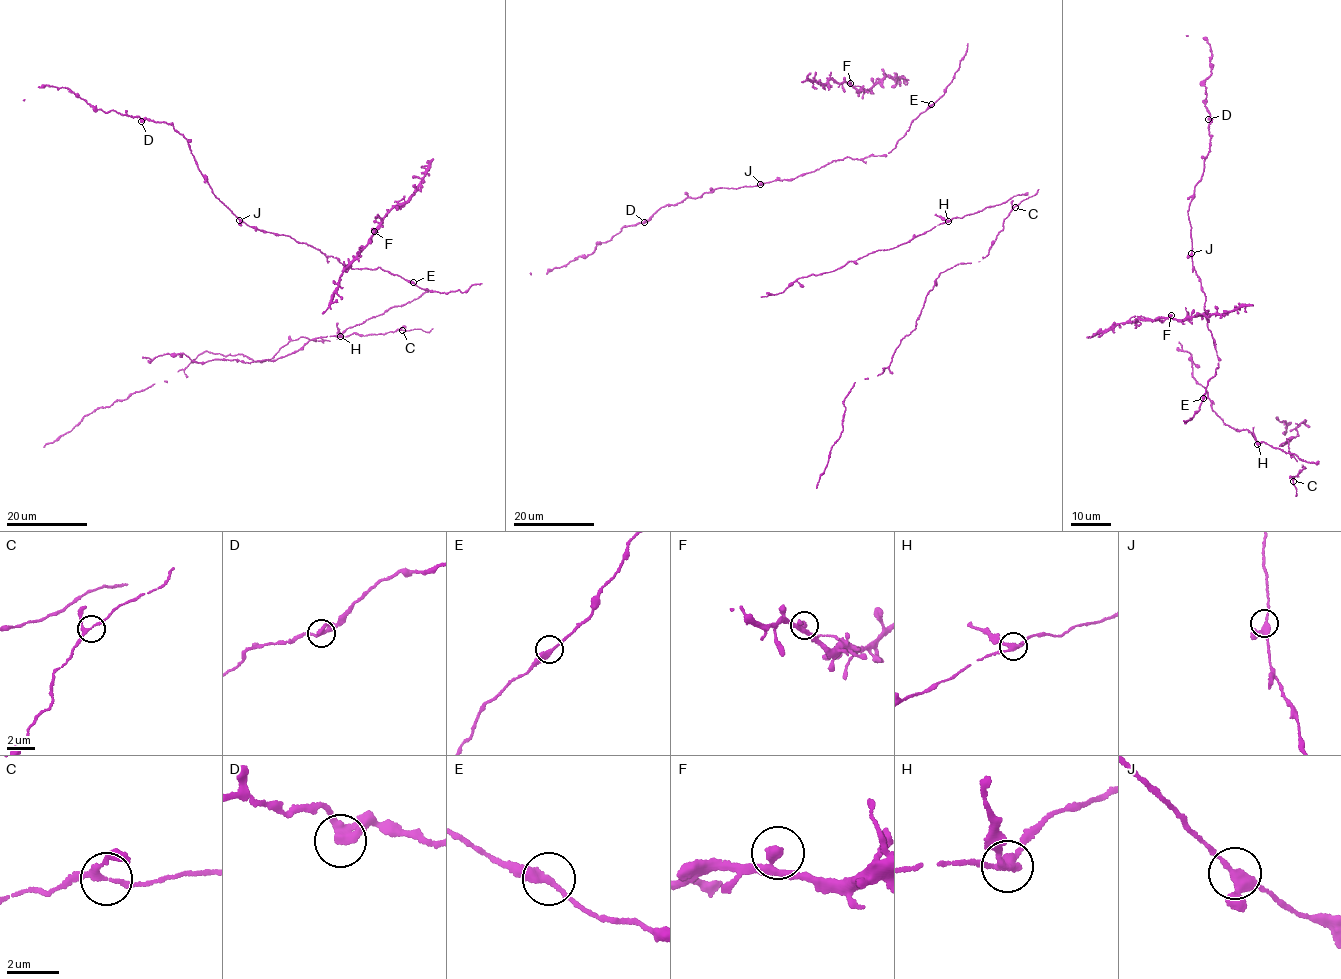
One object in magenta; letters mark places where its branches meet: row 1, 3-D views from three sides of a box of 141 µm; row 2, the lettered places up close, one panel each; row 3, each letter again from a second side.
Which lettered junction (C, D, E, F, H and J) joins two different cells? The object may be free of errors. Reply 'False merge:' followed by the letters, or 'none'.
False merge: H

